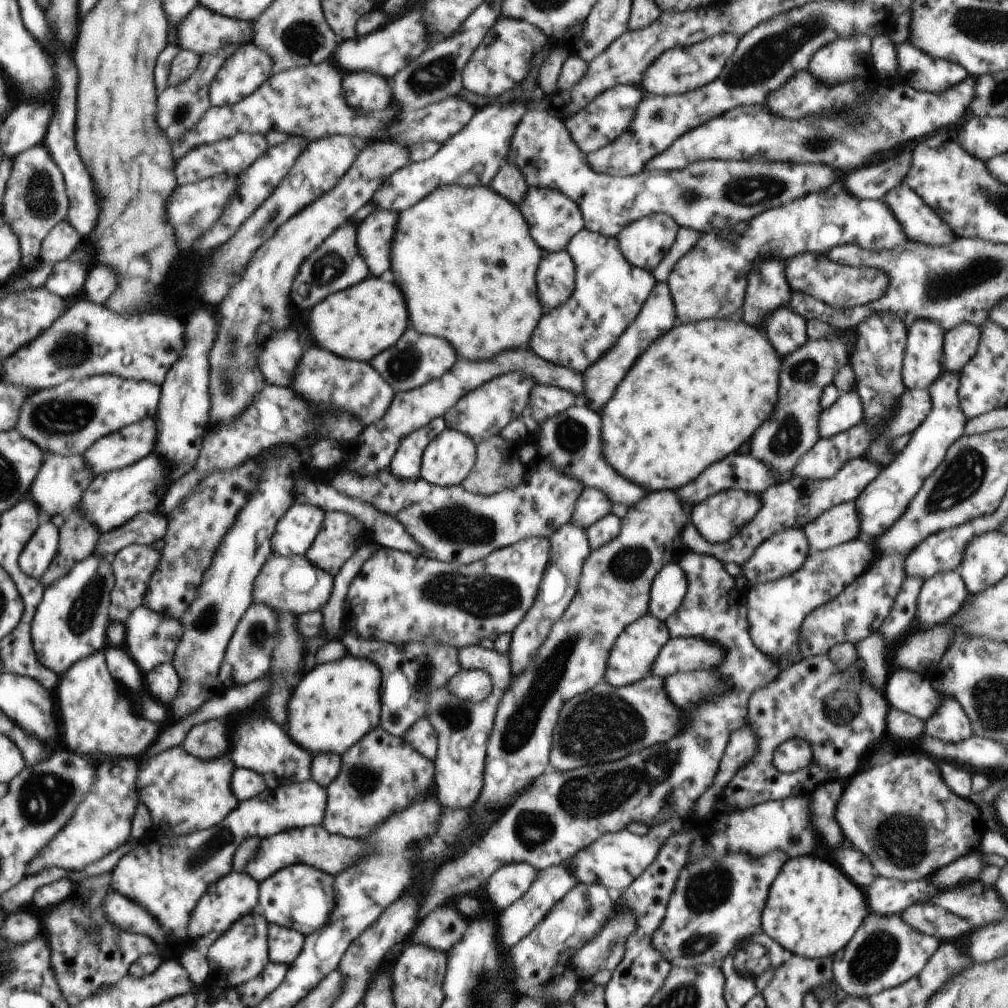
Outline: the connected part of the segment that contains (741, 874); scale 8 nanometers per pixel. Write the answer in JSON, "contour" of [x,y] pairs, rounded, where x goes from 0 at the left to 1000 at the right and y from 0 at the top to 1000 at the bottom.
{"contour":[[[738,844],[722,846],[716,853],[696,850],[689,856],[678,859],[669,883],[665,888],[659,913],[648,927],[647,935],[650,941],[668,958],[685,960],[690,957],[714,959],[717,952],[731,941],[748,934],[755,924],[755,907],[759,900],[763,881],[774,865],[782,847],[774,844],[754,850],[743,850]]]}

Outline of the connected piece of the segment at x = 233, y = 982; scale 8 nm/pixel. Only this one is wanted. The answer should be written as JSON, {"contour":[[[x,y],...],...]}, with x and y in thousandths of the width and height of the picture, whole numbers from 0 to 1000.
{"contour":[[[253,904],[234,914],[216,934],[210,936],[204,948],[213,976],[226,976],[233,980],[241,974],[250,973],[261,964],[268,954],[265,936],[267,919],[263,909]]]}

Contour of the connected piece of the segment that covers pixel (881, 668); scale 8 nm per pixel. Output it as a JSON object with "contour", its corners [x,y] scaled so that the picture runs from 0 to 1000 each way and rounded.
{"contour":[[[866,627],[849,638],[851,650],[857,656],[857,669],[854,675],[858,676],[861,681],[865,681],[870,687],[875,687],[878,683],[882,667],[878,663],[878,639],[880,635],[875,627]]]}

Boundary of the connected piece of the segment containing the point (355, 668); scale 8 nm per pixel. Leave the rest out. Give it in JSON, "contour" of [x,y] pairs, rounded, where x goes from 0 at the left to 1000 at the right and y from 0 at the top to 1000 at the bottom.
{"contour":[[[342,651],[331,657],[326,657],[323,659],[314,659],[309,666],[302,668],[299,674],[294,678],[294,681],[290,685],[288,689],[286,700],[285,700],[285,717],[280,721],[284,728],[293,736],[296,740],[299,740],[303,745],[306,744],[310,750],[329,747],[339,750],[348,740],[351,740],[358,732],[361,732],[362,728],[365,728],[367,724],[372,723],[376,719],[376,714],[378,711],[378,685],[381,674],[378,672],[377,665],[373,663],[373,660],[361,654],[358,651]]]}

